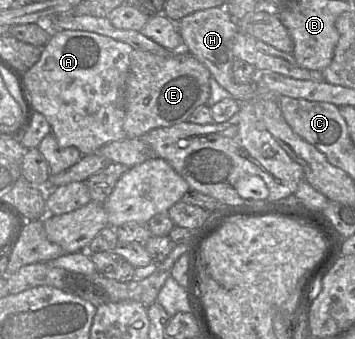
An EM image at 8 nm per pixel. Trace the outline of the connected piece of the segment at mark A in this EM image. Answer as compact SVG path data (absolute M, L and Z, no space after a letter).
M51 31L51 37L43 47L39 61L26 72L25 82L34 108L49 122L51 133L60 147L75 147L84 156L96 153L108 143L126 138L123 129L125 87L132 50L124 42L93 32Z

